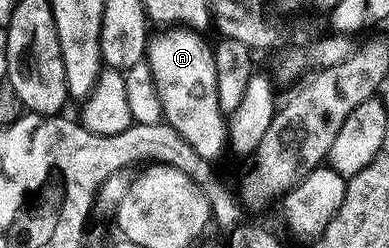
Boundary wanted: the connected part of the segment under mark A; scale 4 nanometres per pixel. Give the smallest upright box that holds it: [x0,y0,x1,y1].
[145,25,227,147]

